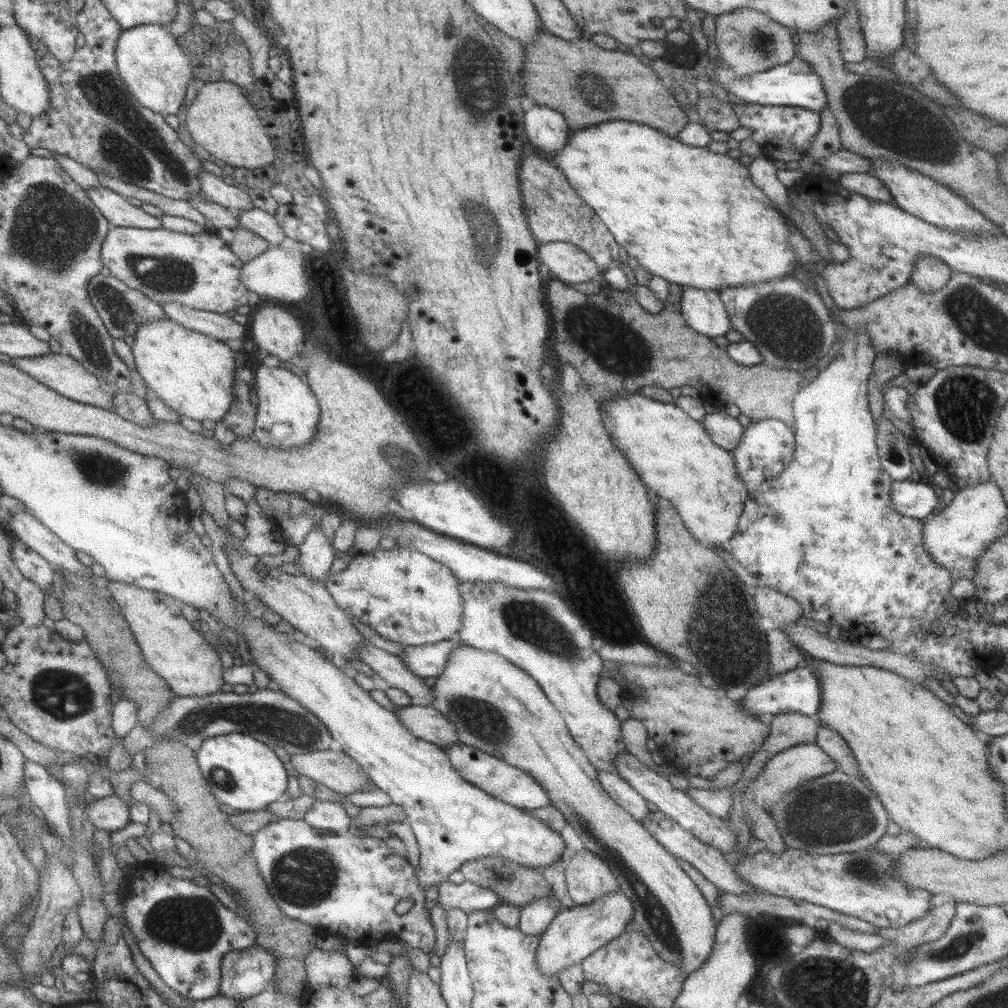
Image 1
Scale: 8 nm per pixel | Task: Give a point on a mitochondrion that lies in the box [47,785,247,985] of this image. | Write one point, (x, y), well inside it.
(195, 924)

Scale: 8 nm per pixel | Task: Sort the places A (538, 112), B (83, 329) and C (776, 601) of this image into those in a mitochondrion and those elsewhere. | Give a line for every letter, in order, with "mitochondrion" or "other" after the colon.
A: other
B: mitochondrion
C: other

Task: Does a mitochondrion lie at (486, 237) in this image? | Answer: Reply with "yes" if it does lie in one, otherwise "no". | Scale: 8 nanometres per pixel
yes

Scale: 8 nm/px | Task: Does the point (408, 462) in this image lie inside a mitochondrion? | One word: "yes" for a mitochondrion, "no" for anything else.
yes

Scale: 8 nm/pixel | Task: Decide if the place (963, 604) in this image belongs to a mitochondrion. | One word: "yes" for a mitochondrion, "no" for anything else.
no

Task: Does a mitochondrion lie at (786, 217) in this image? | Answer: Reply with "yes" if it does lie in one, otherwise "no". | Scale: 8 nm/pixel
no

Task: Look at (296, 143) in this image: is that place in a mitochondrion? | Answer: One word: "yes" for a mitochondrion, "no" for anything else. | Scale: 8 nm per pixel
no

